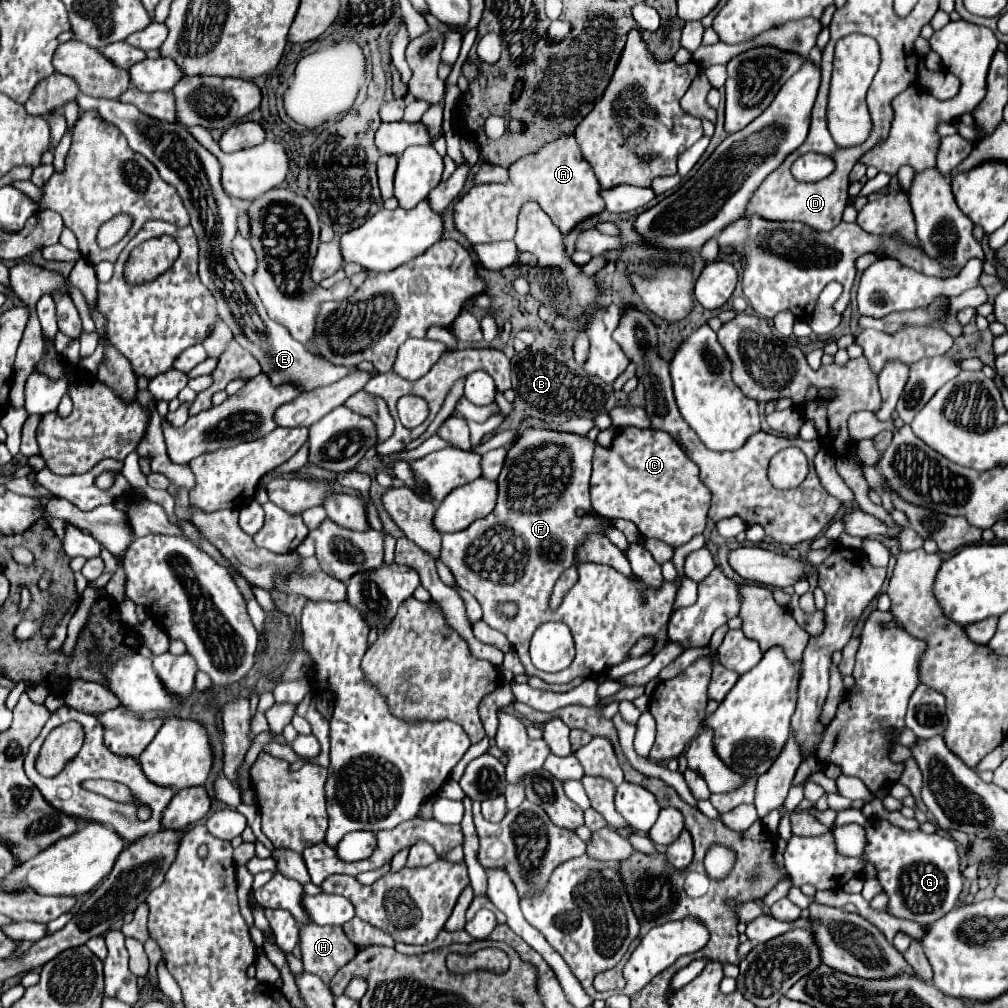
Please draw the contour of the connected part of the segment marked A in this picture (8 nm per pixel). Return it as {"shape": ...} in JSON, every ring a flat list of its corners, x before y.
{"shape":[[564,135,542,147,538,153,518,159,508,167,508,173,510,177,506,183,474,185,454,203,454,225,470,243,514,239,518,213,528,201,536,201,562,235,568,235,574,227,578,227,578,223,606,209,604,199,600,197,600,183,592,167,582,159,574,137]]}

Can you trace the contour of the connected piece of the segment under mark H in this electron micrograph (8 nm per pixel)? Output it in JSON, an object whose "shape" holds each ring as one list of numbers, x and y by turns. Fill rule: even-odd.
{"shape":[[306,923,300,927,300,949,302,949,304,969,318,975,324,983,330,983,336,971,356,955,356,947,346,939,342,927,330,927,330,925,320,927,316,923]]}

